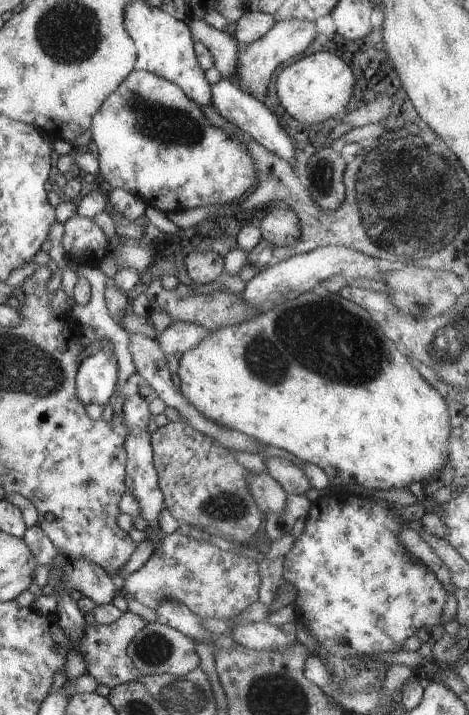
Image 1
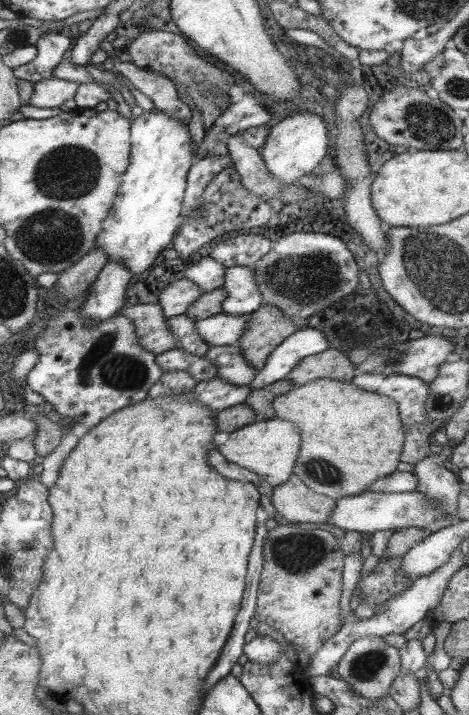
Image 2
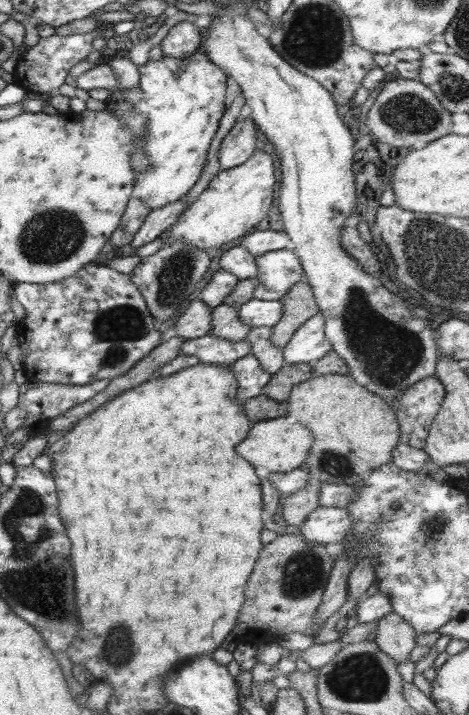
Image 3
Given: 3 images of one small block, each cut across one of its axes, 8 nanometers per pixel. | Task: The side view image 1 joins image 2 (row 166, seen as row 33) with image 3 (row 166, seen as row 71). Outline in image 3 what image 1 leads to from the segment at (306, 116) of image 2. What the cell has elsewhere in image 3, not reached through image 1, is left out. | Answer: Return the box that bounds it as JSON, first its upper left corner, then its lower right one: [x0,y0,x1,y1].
[162,149,276,253]

